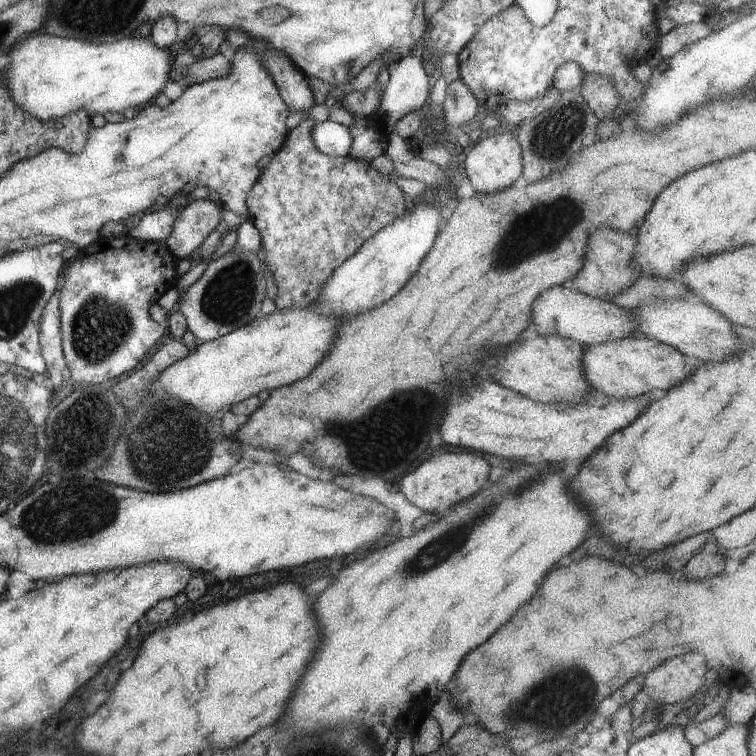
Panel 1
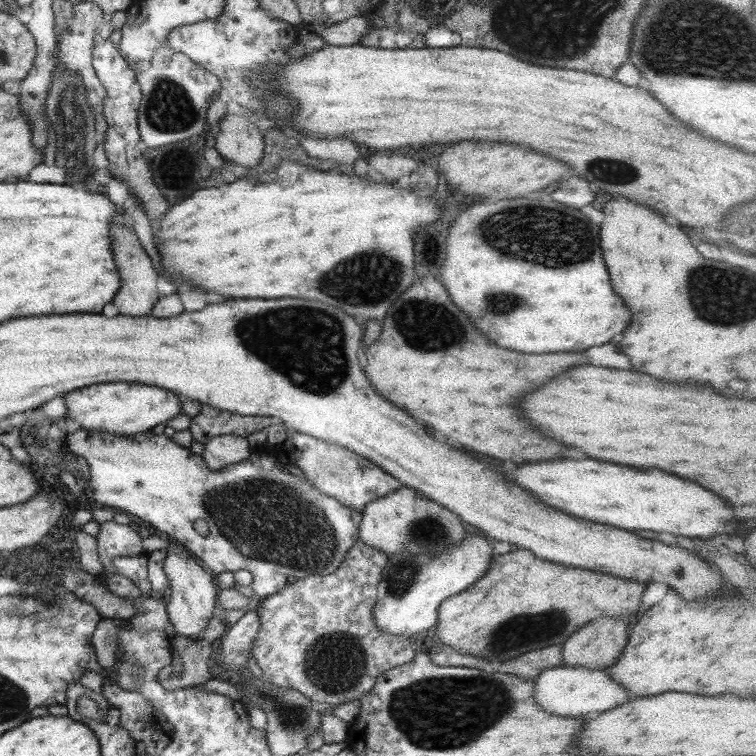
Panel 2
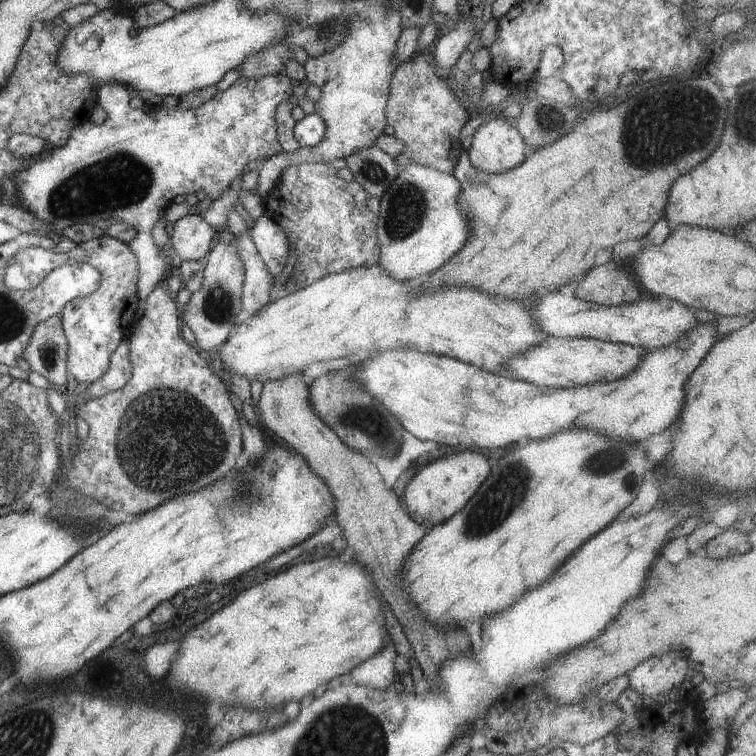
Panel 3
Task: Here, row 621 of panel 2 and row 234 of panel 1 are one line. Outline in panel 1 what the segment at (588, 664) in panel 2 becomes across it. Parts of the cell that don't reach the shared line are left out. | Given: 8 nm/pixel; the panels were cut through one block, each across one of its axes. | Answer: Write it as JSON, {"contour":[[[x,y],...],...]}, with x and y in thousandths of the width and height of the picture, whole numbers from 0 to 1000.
{"contour":[[[792,302],[790,307],[784,307],[784,312],[779,312],[772,349],[751,377],[767,389],[806,399],[803,396],[823,389],[848,364],[847,357],[836,351],[841,324],[841,315],[835,315],[832,310],[819,310],[803,302]]]}

